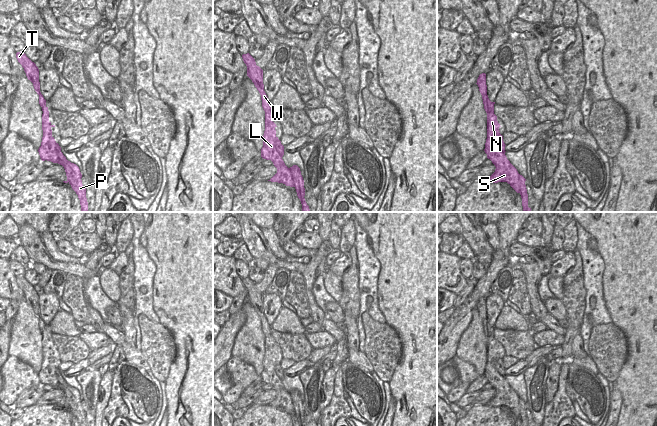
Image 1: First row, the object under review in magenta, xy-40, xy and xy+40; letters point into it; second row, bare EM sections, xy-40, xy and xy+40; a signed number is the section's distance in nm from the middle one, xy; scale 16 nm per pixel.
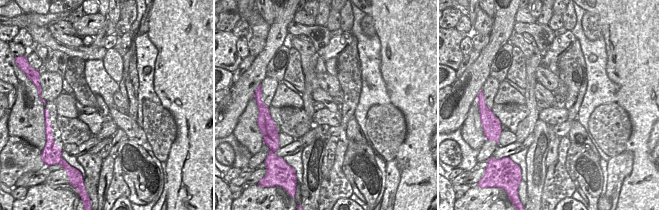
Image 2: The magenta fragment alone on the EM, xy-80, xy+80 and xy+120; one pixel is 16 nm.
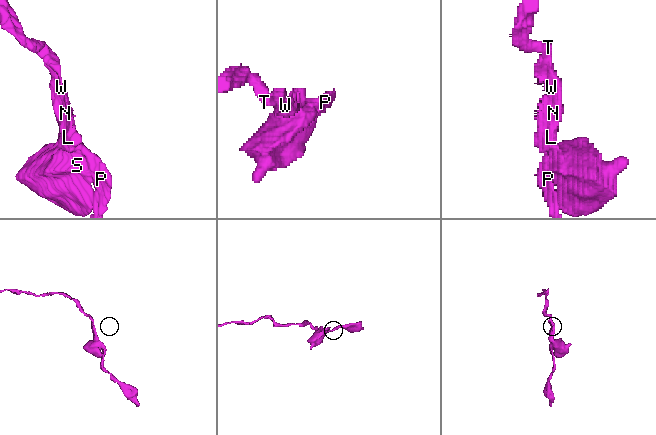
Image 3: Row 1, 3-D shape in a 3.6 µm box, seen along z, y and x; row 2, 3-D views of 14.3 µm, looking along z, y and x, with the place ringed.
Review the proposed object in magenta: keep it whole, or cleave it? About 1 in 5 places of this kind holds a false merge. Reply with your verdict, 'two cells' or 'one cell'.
two cells

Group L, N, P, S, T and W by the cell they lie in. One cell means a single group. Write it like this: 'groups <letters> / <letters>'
groups L N P T W / S

